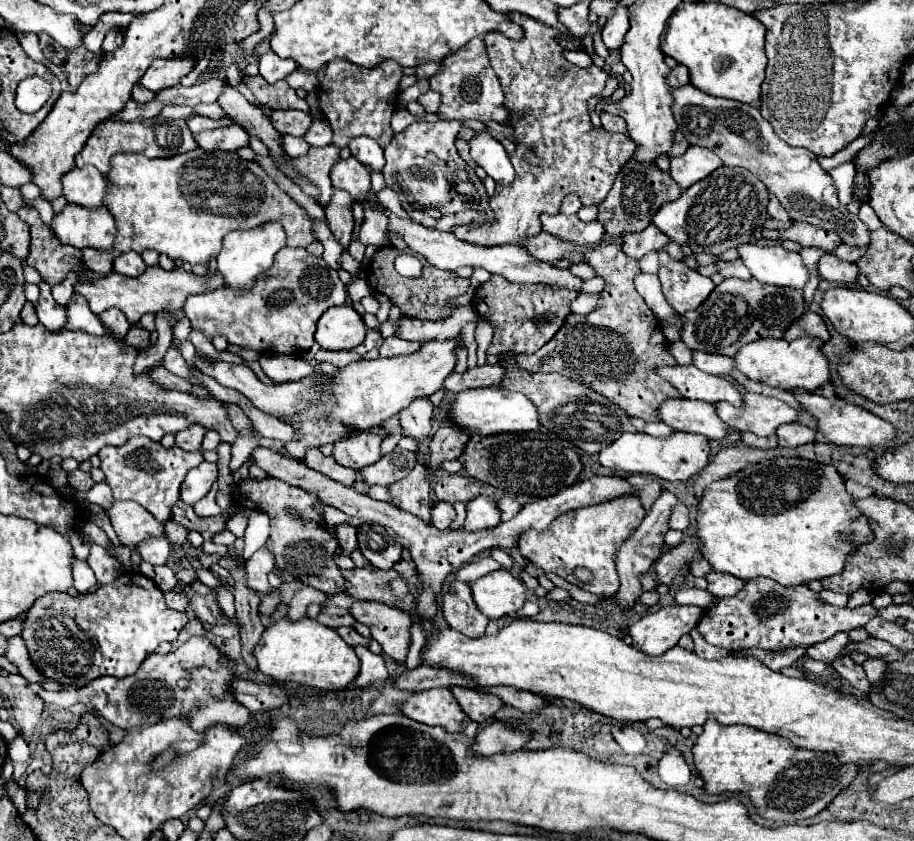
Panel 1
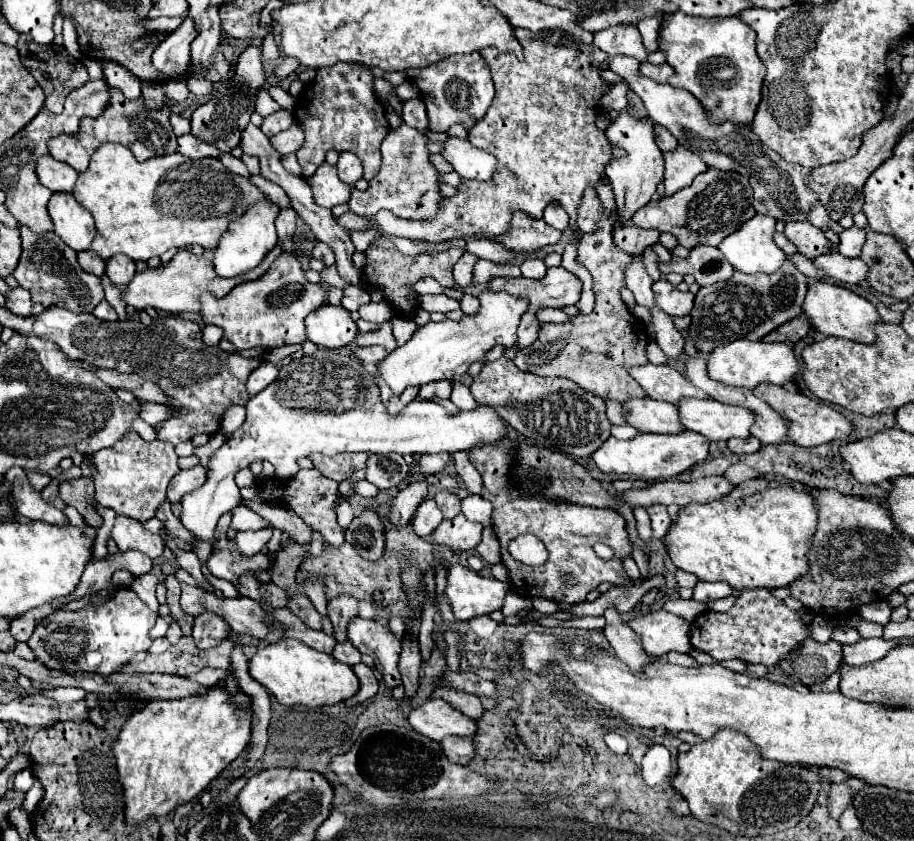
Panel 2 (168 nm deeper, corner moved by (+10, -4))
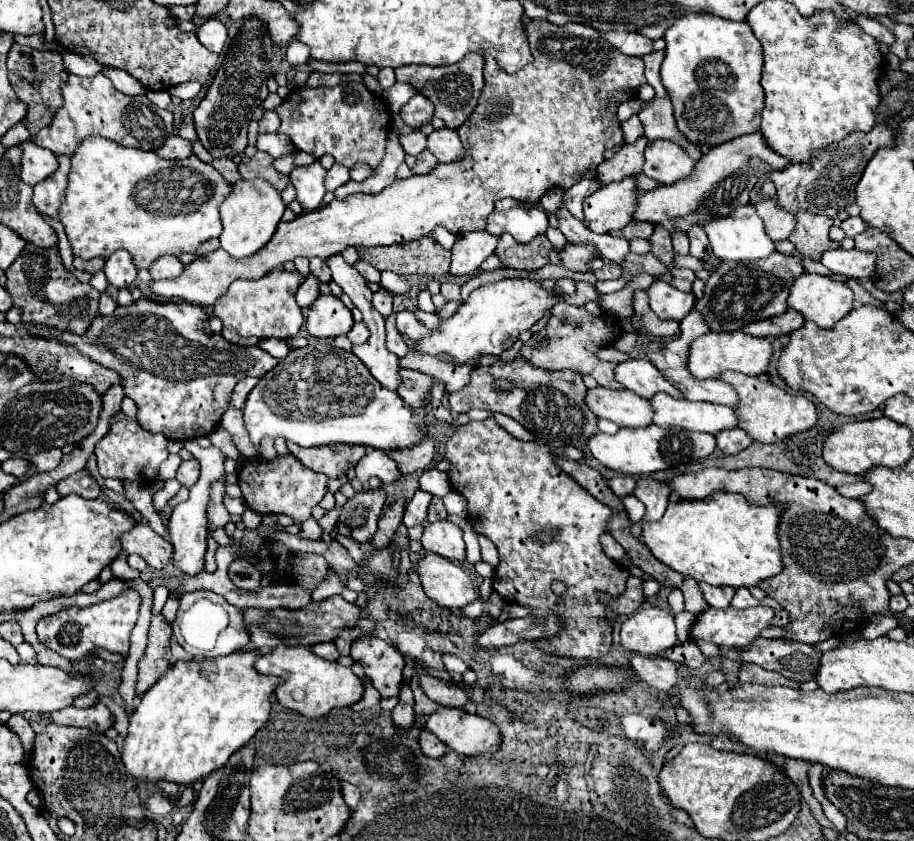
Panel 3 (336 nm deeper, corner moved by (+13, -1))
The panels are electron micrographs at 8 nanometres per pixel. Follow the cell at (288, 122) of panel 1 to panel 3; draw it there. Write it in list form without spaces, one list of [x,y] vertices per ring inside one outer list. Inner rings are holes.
[[[273,110],[265,112],[263,118],[259,120],[259,132],[277,132],[279,124],[281,124],[281,120],[279,120],[279,116]]]

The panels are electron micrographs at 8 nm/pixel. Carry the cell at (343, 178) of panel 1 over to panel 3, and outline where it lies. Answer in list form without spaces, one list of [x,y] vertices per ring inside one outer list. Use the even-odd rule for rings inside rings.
[[[319,160],[309,166],[295,166],[289,172],[289,178],[297,190],[297,202],[303,206],[303,210],[317,210],[323,204],[325,174],[327,170]]]

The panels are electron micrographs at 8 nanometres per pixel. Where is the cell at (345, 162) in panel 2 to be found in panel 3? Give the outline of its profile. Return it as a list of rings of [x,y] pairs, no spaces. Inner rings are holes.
[[[333,164],[333,168],[325,176],[325,188],[329,192],[335,192],[339,186],[347,184],[347,180],[349,180],[349,168],[345,168],[341,164]]]

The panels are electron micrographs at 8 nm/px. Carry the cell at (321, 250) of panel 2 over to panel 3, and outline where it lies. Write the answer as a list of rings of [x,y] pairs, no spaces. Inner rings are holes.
[[[311,258],[311,274],[323,284],[327,284],[331,280],[331,272],[329,272],[327,264],[323,260],[319,260],[319,258]]]

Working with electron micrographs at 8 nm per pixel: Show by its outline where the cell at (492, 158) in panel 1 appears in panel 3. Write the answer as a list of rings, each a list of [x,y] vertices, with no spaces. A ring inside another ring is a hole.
[[[439,128],[433,130],[427,136],[427,150],[439,160],[439,162],[451,162],[451,160],[459,160],[465,152],[463,146],[459,142],[459,136],[455,130],[449,128]]]

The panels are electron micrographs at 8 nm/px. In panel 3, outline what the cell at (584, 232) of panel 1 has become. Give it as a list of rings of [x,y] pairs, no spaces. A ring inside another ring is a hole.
[[[503,198],[503,200],[499,200],[499,202],[495,204],[495,212],[489,216],[485,230],[487,230],[489,234],[493,234],[493,236],[499,236],[499,234],[503,234],[503,232],[509,232],[517,242],[523,242],[523,244],[525,244],[525,242],[531,242],[535,236],[545,234],[547,226],[549,226],[547,214],[545,214],[545,210],[543,210],[541,204],[527,206],[527,204],[517,202],[517,200],[513,200],[513,198]]]

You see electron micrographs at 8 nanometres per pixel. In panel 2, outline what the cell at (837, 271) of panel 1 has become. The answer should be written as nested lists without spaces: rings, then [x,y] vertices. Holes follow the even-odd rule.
[[[826,253],[814,259],[814,265],[824,271],[826,277],[836,279],[838,283],[850,283],[858,285],[866,279],[866,263],[862,259],[848,259],[840,253]]]

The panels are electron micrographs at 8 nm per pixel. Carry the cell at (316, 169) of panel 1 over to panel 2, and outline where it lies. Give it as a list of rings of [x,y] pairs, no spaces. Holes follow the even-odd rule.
[[[336,63],[318,69],[316,79],[298,97],[294,117],[302,125],[306,139],[304,147],[296,153],[302,167],[302,177],[308,179],[324,163],[326,151],[356,153],[364,163],[364,179],[370,181],[380,169],[380,143],[390,131],[384,105],[374,95],[374,77],[370,67],[362,63]]]

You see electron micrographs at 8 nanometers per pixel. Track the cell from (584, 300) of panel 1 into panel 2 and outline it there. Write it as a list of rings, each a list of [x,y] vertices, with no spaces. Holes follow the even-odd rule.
[[[544,309],[544,311],[538,311],[538,319],[542,323],[566,323],[570,315],[564,313],[562,309]]]

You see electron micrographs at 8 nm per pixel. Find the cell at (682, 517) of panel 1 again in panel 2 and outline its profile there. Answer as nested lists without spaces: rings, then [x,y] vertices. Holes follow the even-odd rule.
[[[652,505],[652,507],[648,507],[646,511],[648,511],[650,521],[652,521],[654,537],[664,539],[664,535],[668,533],[668,527],[670,527],[670,515],[668,515],[666,507],[664,507],[664,505]]]

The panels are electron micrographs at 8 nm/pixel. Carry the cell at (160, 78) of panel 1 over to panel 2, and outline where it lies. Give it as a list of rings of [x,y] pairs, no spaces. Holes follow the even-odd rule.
[[[186,17],[182,25],[172,31],[152,53],[152,65],[156,71],[174,77],[184,75],[190,67],[190,43],[196,37],[196,27],[192,17]]]

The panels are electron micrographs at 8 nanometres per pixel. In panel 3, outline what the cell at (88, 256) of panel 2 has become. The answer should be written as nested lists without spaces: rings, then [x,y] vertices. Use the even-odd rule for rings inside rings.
[[[75,258],[73,260],[73,266],[77,270],[83,270],[83,272],[89,272],[89,274],[95,274],[99,270],[103,270],[103,258],[91,258],[91,260],[81,260],[81,258]]]

